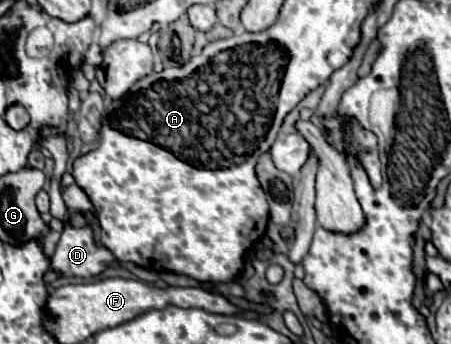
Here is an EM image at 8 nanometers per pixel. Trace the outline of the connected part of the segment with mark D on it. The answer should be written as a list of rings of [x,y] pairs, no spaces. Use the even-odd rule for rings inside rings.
[[[65,224],[61,232],[61,240],[51,258],[51,272],[59,272],[61,276],[79,276],[91,278],[99,276],[107,264],[113,262],[113,252],[105,248],[93,234],[91,224],[71,226]]]

